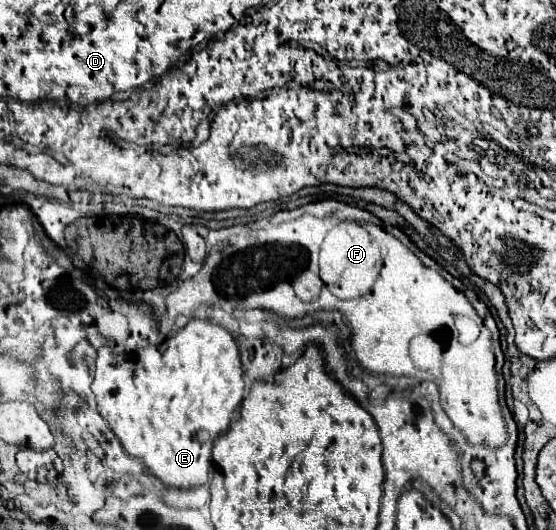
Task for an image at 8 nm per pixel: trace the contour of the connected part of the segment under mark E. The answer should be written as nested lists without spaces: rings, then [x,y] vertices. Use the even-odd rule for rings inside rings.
[[[191,320],[161,348],[115,352],[105,344],[97,350],[97,370],[91,390],[97,396],[99,414],[109,422],[129,456],[141,458],[149,472],[165,486],[191,488],[209,480],[213,440],[229,428],[231,414],[239,408],[245,392],[245,372],[235,336],[209,320]]]

